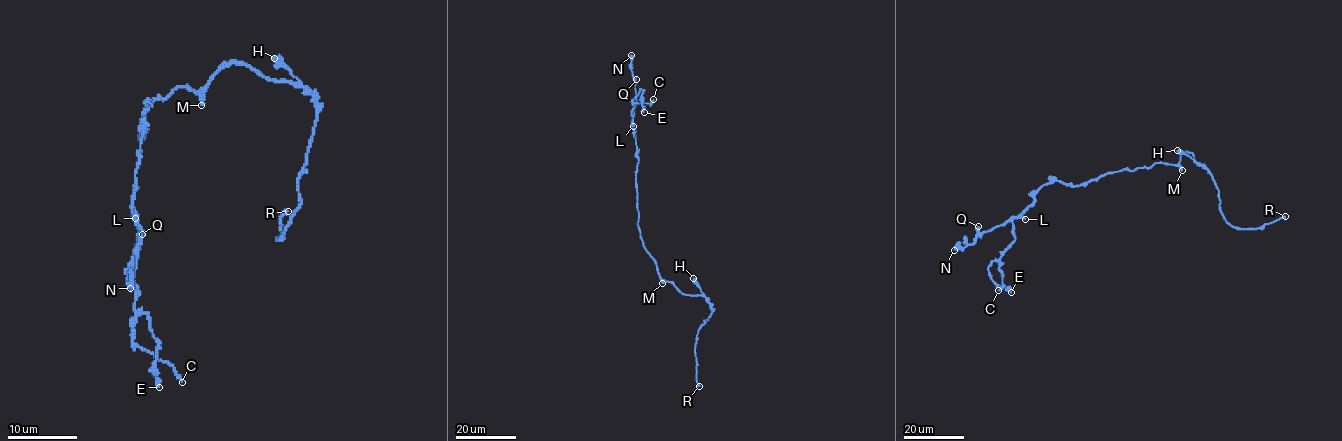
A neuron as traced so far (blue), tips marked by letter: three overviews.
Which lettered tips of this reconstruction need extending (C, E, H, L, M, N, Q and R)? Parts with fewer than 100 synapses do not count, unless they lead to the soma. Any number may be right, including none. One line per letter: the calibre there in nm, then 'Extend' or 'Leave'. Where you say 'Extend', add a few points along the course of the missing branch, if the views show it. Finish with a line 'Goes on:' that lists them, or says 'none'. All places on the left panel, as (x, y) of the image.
C: Thickness 300 nm. Leave
E: Thickness 280 nm. Leave
H: Thickness 480 nm. Leave
L: Thickness 320 nm. Leave
M: Thickness 380 nm. Leave
N: Thickness 400 nm. Leave
Q: Thickness 320 nm. Leave
R: Thickness 480 nm. Leave
Goes on: none

